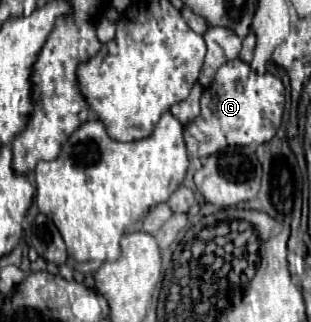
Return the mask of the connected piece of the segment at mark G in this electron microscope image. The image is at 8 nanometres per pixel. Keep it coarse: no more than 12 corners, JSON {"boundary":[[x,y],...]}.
{"boundary":[[223,65],[184,127],[188,154],[271,141],[277,75]]}

